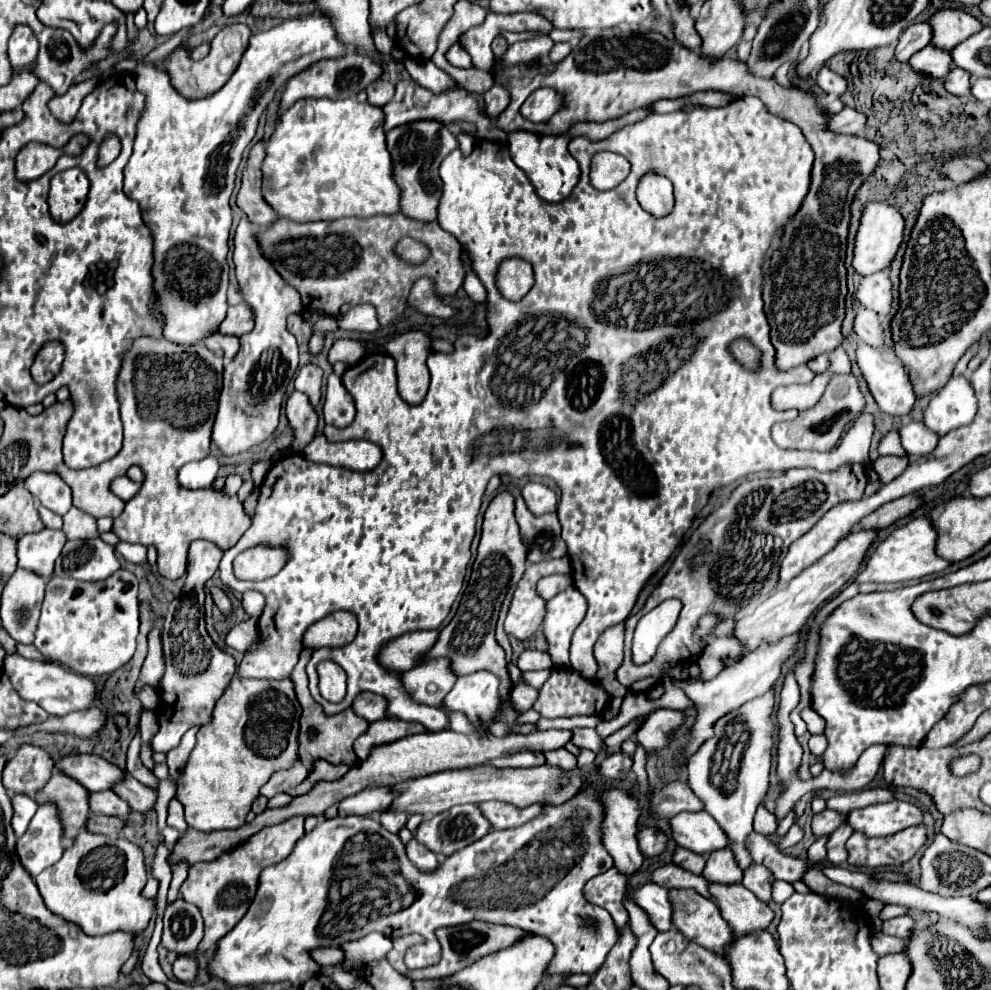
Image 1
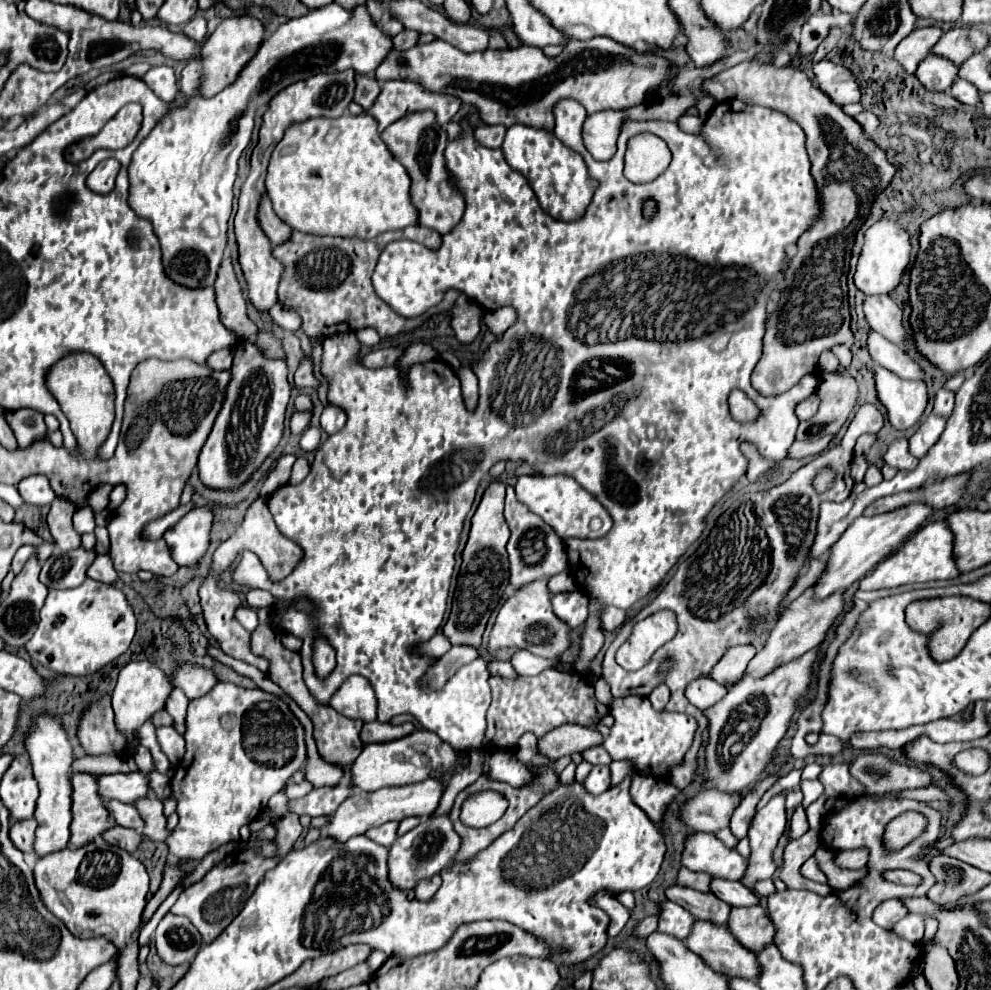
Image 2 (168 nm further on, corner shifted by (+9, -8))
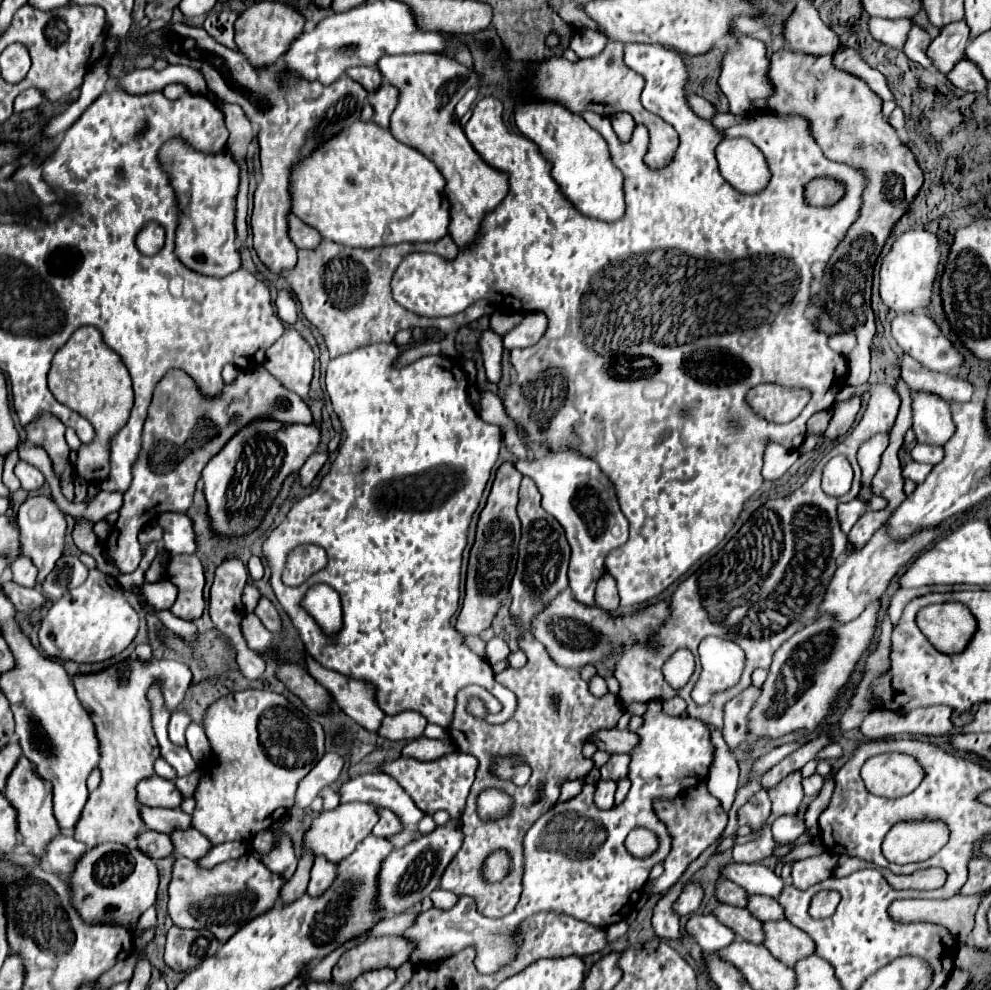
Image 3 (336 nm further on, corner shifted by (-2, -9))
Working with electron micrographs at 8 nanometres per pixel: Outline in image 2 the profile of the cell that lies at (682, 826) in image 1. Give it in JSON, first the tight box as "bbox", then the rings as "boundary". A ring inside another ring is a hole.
{"bbox":[681,832,747,880],"boundary":[[[693,832],[685,840],[681,864],[693,872],[707,872],[713,878],[741,880],[747,860],[737,850],[727,848],[715,834]]]}

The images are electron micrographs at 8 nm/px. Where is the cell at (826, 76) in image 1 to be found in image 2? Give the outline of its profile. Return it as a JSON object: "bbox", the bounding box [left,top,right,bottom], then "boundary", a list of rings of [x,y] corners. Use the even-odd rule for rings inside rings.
{"bbox":[813,62,859,106],"boundary":[[[817,62],[813,66],[815,86],[825,92],[835,104],[843,106],[859,100],[859,86],[855,84],[853,74],[845,70],[845,66],[833,62]]]}

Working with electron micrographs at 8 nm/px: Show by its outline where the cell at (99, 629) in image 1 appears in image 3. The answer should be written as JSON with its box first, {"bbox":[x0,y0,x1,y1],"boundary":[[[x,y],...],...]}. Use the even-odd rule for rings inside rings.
{"bbox":[40,569,140,663],"boundary":[[[92,569],[90,577],[84,581],[84,585],[72,589],[64,597],[60,597],[48,609],[48,615],[42,619],[42,625],[40,625],[40,649],[48,657],[58,659],[58,661],[70,659],[76,663],[96,663],[96,661],[104,661],[104,659],[110,659],[110,657],[122,653],[136,637],[138,625],[140,625],[140,619],[138,619],[136,611],[124,599],[124,589],[116,581],[116,577],[106,575],[98,569]]]}

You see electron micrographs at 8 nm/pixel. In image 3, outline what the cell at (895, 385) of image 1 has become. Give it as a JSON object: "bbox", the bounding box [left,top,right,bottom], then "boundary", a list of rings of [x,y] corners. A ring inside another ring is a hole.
{"bbox":[912,393,956,445],"boundary":[[[912,393],[912,411],[914,411],[914,433],[918,443],[926,445],[946,445],[954,435],[956,427],[952,423],[950,405],[934,395],[916,395]]]}

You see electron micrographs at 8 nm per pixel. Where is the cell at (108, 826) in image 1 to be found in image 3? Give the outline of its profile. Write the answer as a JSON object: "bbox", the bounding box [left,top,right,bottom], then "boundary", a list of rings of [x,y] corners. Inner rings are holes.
{"bbox":[138,831,174,859],"boundary":[[[144,831],[138,837],[138,849],[144,851],[150,859],[164,859],[172,855],[174,845],[172,845],[170,835],[164,835],[158,831]]]}

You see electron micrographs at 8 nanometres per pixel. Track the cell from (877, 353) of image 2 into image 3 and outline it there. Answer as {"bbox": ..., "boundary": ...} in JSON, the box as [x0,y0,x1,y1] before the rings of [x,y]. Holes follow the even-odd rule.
{"bbox":[900,355,972,403],"boundary":[[[904,355],[902,359],[902,369],[900,369],[902,379],[908,383],[908,387],[916,393],[932,393],[944,399],[946,403],[966,403],[972,397],[972,383],[966,379],[958,379],[952,375],[940,375],[936,371],[924,369],[916,359]]]}

